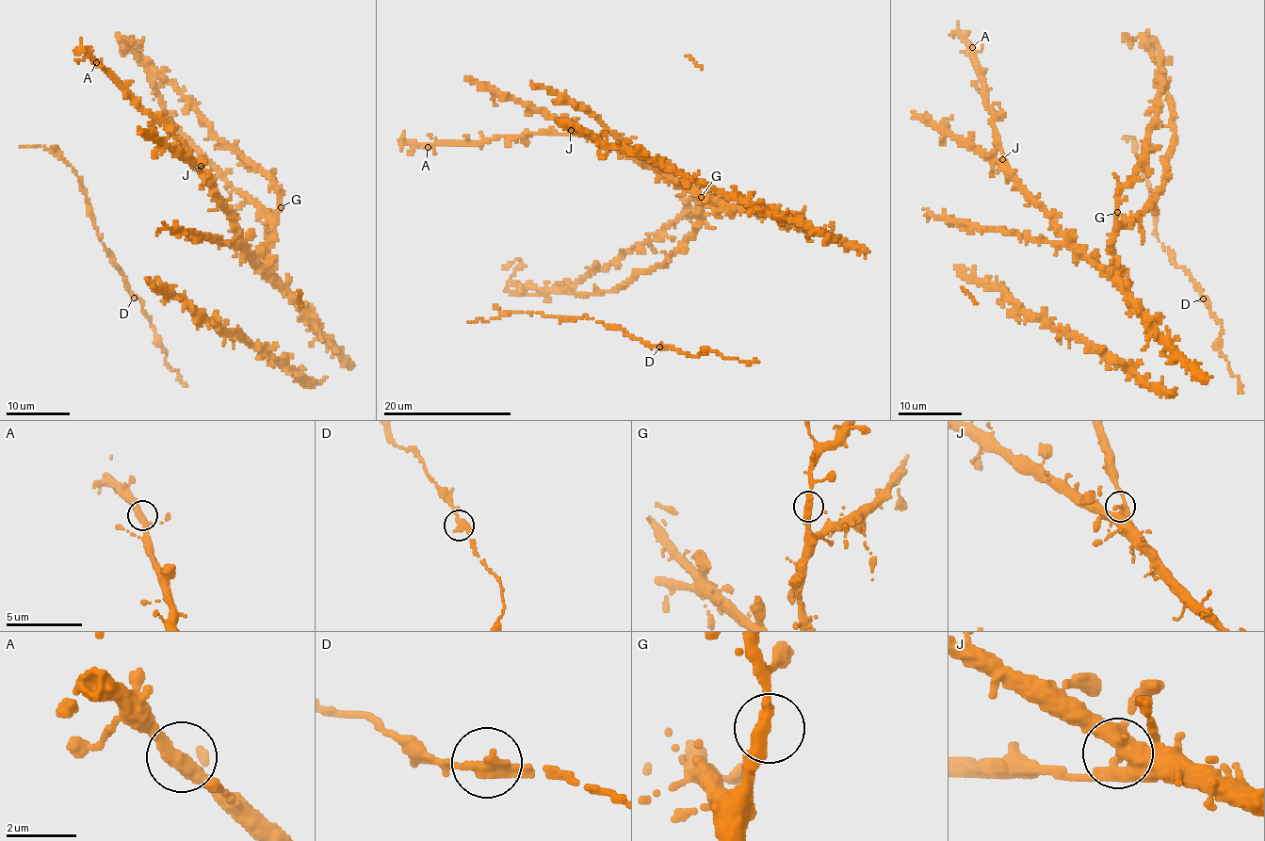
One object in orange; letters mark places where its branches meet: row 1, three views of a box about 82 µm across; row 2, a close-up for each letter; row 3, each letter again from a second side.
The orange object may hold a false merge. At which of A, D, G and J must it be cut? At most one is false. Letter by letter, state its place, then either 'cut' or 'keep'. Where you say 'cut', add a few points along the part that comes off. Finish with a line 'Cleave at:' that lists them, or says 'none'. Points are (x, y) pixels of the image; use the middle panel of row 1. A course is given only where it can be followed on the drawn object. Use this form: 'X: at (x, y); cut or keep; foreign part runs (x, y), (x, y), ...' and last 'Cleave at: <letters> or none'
A: at (428, 147); keep
D: at (659, 347); keep
G: at (701, 197); keep
J: at (571, 130); keep
Cleave at: none

